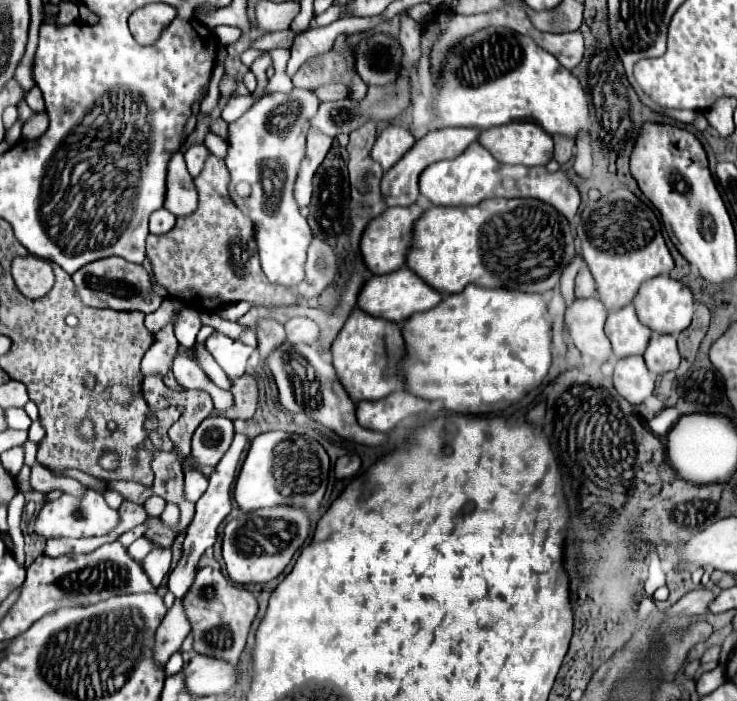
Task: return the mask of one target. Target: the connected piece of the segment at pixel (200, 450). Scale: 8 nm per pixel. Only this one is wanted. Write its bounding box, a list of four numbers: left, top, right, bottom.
[193,418,235,466]

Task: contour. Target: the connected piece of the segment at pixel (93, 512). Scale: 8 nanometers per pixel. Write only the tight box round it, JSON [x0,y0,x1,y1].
[37,490,119,540]

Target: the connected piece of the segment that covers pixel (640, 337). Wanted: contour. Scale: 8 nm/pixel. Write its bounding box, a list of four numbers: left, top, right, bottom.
[605,304,651,358]

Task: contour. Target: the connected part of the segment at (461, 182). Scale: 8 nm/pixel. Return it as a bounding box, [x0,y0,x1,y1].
[419,144,581,222]

